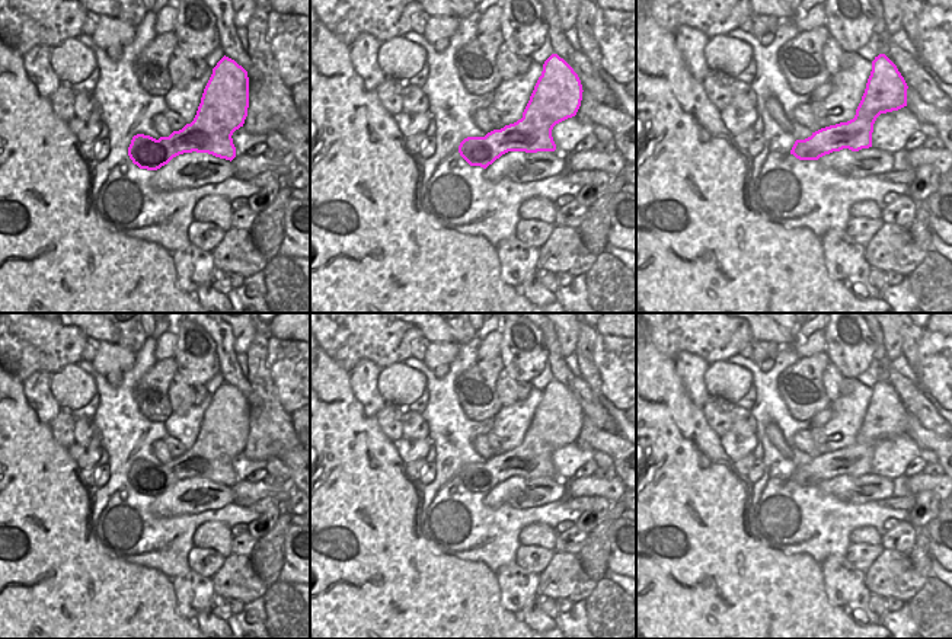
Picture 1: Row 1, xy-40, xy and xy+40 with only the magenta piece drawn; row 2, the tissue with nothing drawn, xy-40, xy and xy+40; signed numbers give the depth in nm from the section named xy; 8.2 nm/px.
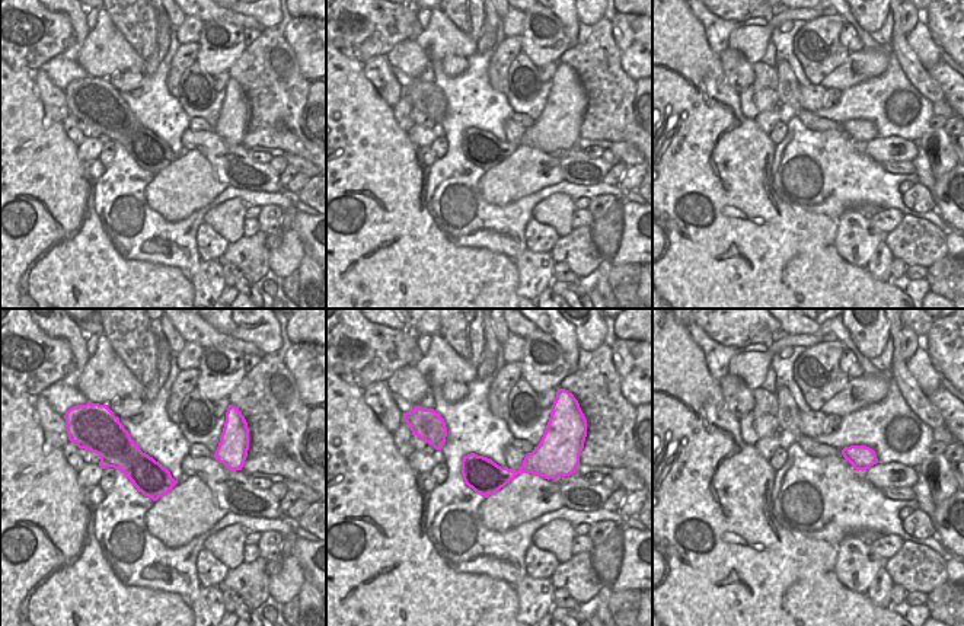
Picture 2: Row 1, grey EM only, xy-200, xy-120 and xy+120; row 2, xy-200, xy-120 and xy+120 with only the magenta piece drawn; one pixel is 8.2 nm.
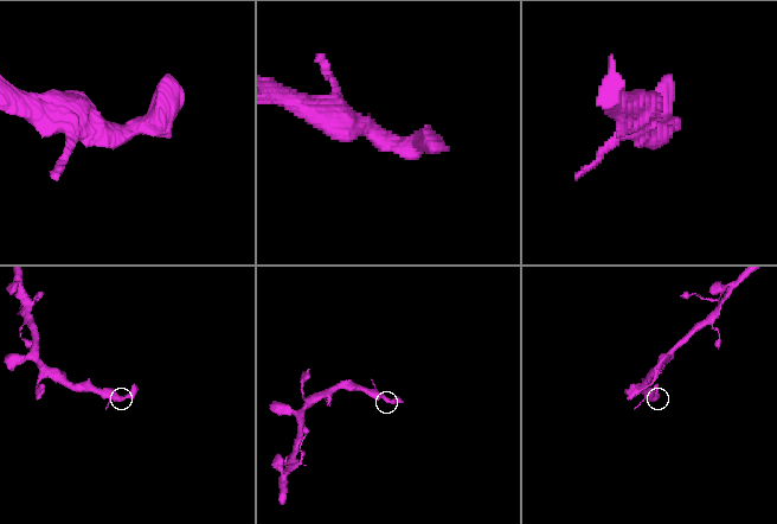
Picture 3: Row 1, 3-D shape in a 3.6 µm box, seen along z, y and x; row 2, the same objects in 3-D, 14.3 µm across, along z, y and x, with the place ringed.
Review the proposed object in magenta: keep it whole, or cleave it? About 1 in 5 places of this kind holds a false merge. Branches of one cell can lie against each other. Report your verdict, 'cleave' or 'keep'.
keep

